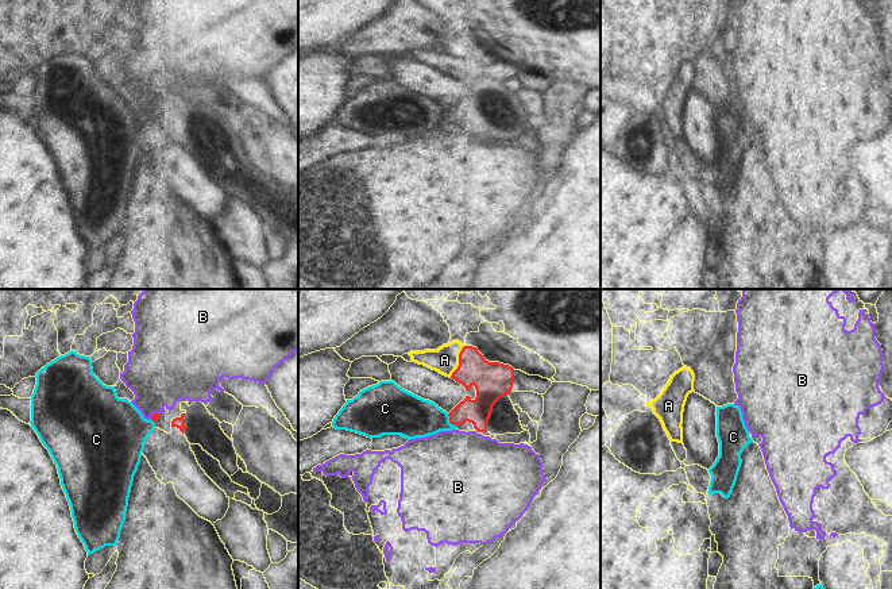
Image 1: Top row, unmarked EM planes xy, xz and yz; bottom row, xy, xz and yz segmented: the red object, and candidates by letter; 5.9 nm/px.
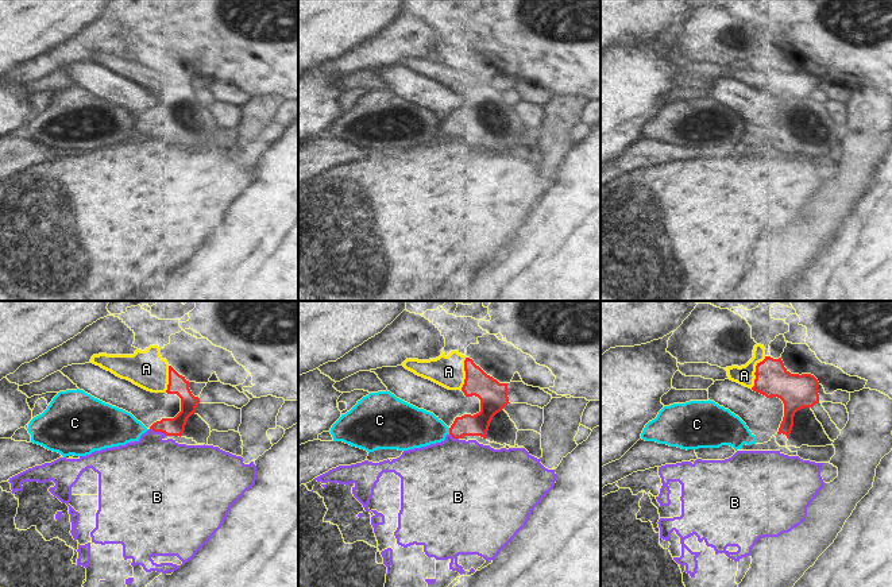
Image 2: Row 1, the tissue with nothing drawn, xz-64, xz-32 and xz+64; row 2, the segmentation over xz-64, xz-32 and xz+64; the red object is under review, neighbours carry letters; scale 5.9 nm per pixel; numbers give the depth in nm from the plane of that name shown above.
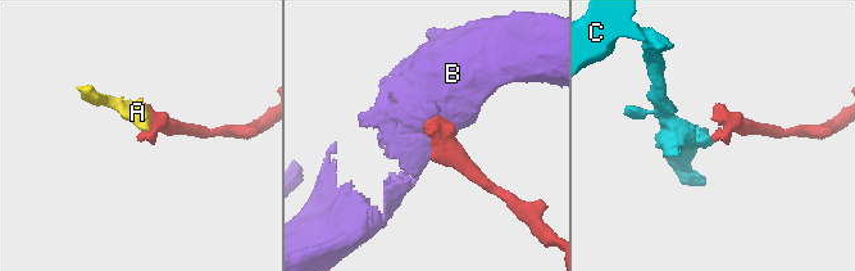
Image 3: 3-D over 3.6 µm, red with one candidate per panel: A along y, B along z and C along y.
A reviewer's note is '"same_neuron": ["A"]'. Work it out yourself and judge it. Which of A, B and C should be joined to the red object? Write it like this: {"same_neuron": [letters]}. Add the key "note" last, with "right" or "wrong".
{"same_neuron": ["A"], "note": "right"}

